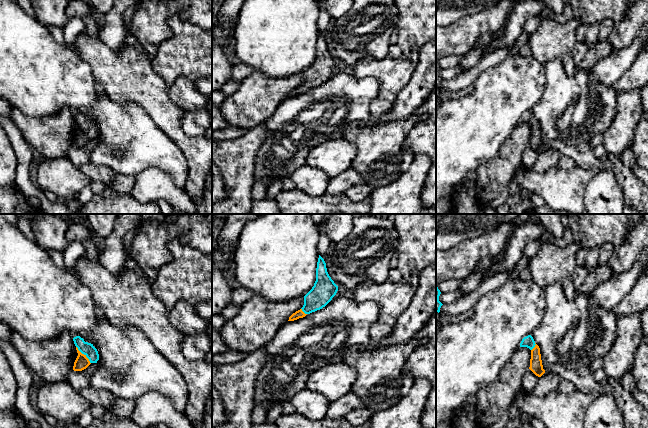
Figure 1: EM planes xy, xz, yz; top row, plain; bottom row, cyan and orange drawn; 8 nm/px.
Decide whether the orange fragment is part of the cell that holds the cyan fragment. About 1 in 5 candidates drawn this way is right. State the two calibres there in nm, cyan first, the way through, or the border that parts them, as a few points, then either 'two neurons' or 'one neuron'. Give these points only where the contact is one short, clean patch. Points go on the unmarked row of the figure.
100 nm thick on the cyan side, 110 nm on the other; runs through xy (88, 125), (84, 130), (82, 138); one neuron

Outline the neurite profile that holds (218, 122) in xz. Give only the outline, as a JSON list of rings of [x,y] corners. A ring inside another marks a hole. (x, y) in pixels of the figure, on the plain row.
[[[212,103],[212,133],[218,129],[227,127],[227,123],[220,111],[220,109]]]

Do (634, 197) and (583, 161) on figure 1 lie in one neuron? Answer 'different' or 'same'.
same

